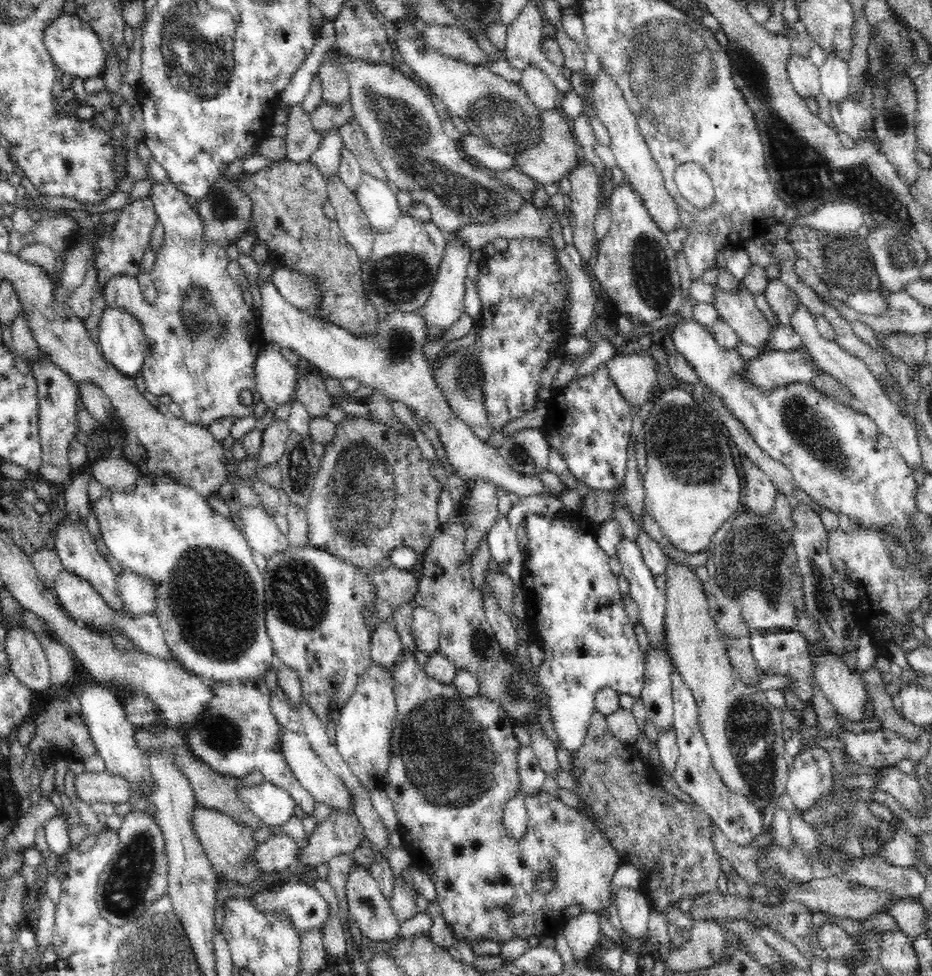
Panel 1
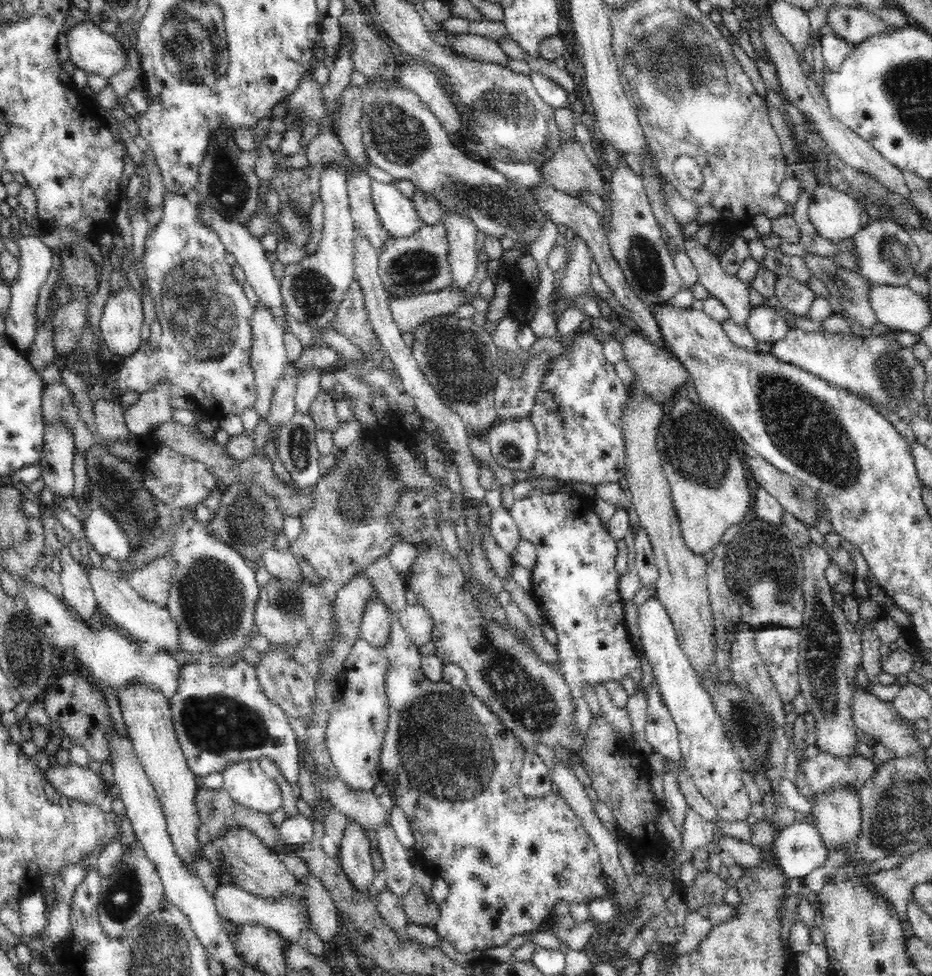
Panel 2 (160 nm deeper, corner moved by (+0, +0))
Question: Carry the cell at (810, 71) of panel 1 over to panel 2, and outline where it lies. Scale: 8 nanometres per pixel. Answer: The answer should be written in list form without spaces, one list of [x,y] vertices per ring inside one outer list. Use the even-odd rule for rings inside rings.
[[[786,1],[769,2],[769,11],[778,27],[778,31],[790,41],[796,57],[800,61],[800,66],[805,75],[810,74],[810,65],[801,57],[810,34],[810,23],[808,21],[808,13],[796,5],[790,5]]]

